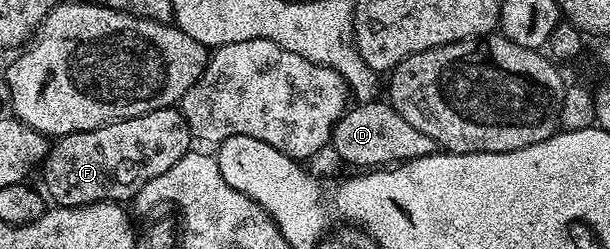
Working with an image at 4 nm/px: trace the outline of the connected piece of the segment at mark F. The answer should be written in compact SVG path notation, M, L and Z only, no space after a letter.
M177 107L152 110L136 118L101 124L91 132L73 132L55 139L40 165L41 187L59 208L133 201L144 185L176 166L191 148L190 127Z

